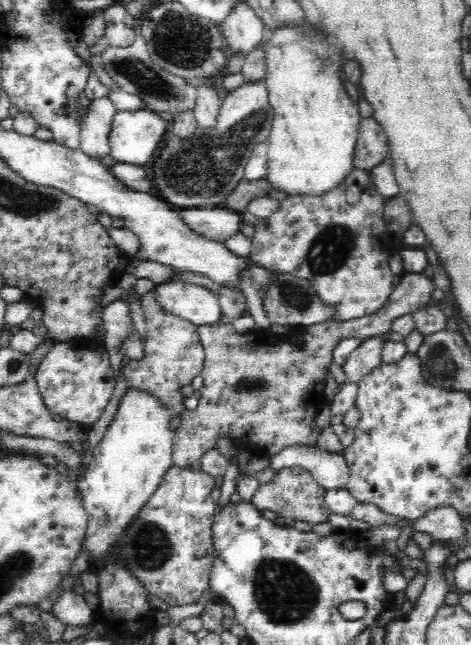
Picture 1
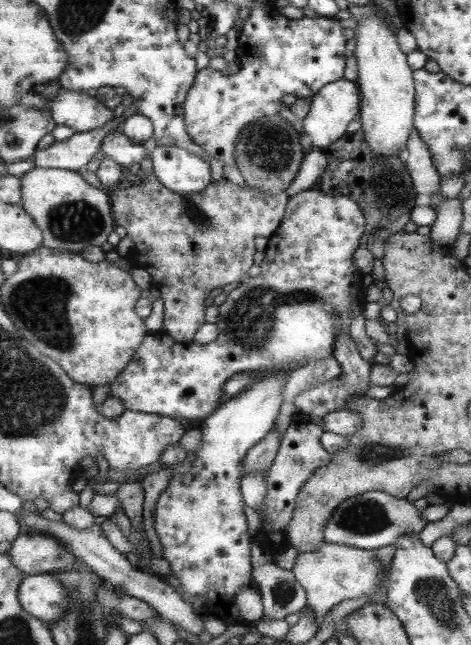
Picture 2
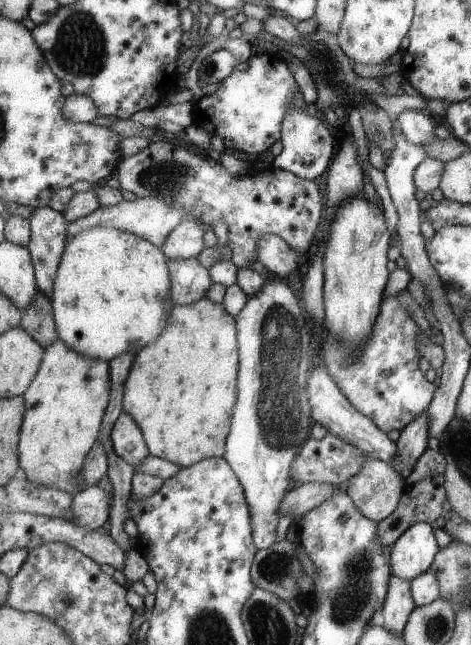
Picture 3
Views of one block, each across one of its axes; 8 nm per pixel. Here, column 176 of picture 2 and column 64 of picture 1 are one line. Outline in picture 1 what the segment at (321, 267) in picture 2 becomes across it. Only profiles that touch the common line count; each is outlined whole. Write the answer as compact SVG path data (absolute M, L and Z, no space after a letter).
M74 338L66 342L54 340L53 347L39 364L36 383L40 398L52 414L60 414L62 419L89 427L108 406L114 394L116 377L104 343L96 339Z

